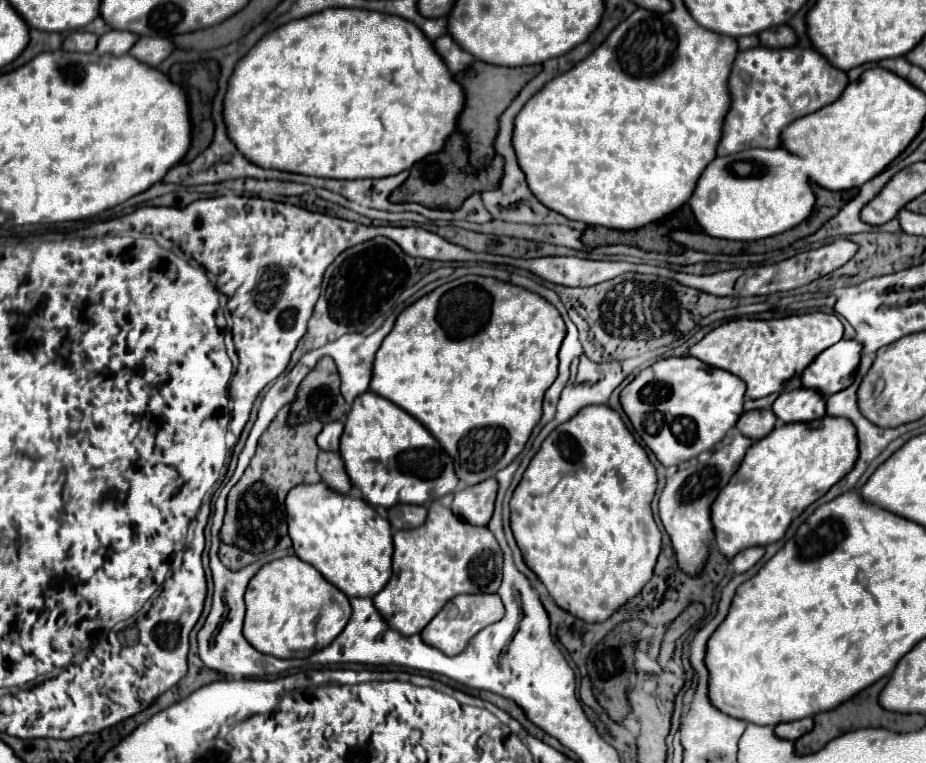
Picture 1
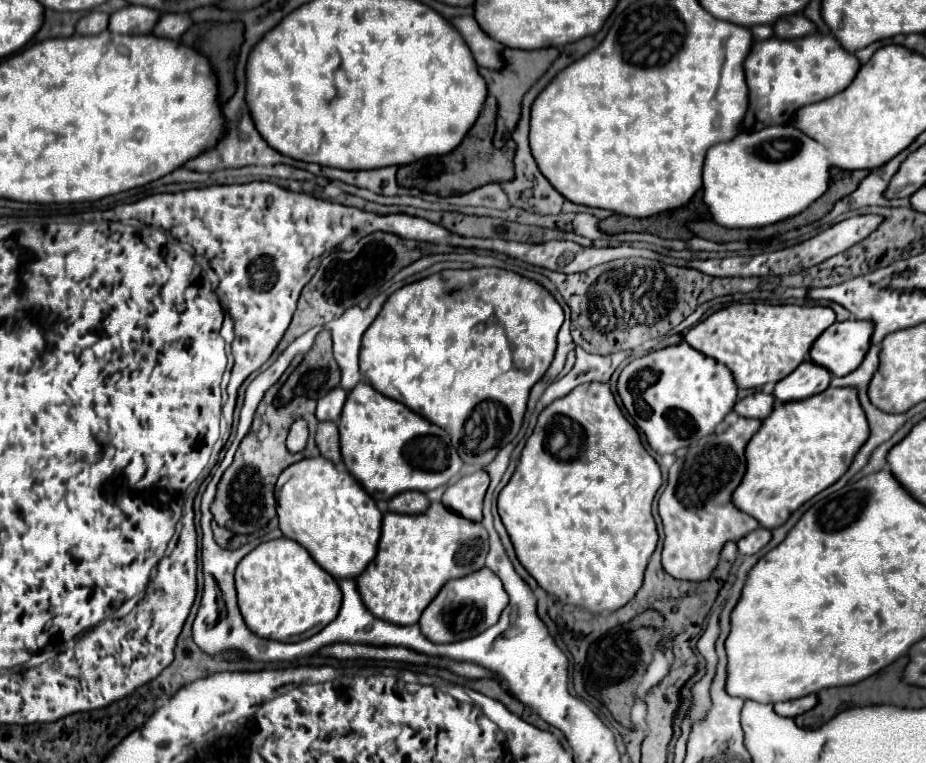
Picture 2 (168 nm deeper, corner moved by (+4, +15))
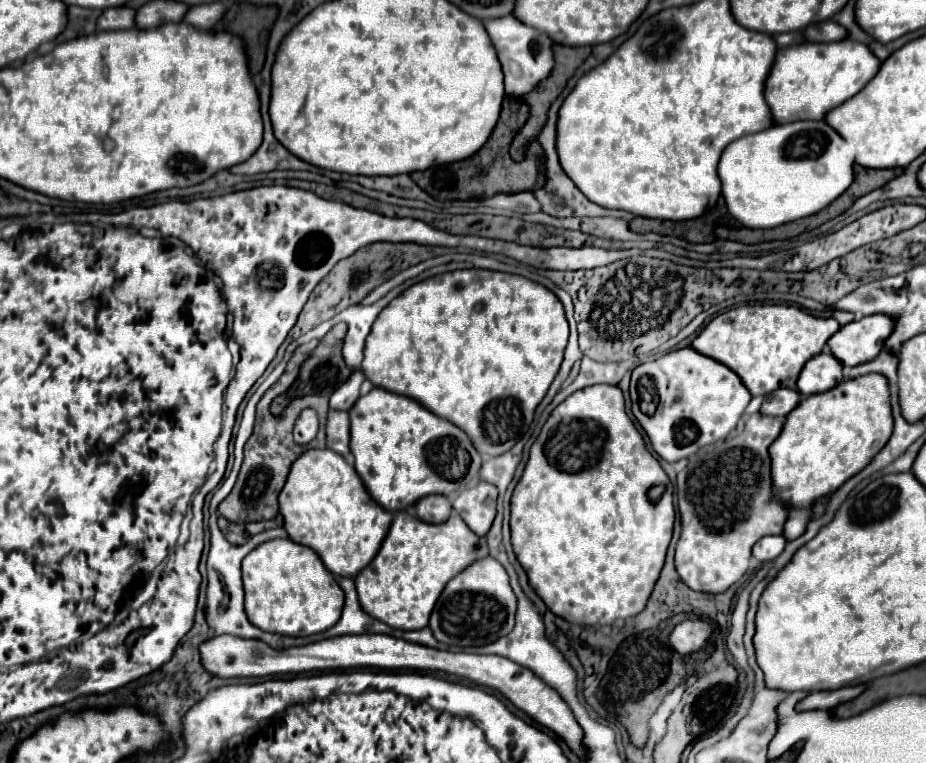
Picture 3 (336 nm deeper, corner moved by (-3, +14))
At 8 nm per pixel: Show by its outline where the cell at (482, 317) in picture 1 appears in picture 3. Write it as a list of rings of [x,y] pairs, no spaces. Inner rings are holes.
[[[488,269],[450,271],[414,283],[388,303],[368,335],[362,373],[376,387],[410,397],[464,429],[476,451],[488,459],[510,451],[528,431],[534,409],[562,365],[568,333],[562,301],[544,285]]]

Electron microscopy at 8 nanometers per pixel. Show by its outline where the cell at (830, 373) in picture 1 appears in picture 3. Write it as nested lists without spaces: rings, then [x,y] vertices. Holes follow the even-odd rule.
[[[886,315],[862,317],[840,327],[838,333],[834,333],[832,341],[828,341],[828,351],[848,367],[868,363],[880,353],[892,329],[894,323]]]

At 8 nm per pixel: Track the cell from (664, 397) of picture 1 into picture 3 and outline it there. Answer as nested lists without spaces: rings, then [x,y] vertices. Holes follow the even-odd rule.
[[[692,347],[670,351],[656,361],[638,365],[632,371],[630,397],[632,413],[646,431],[652,449],[668,463],[676,463],[704,445],[726,439],[752,399],[732,369]]]

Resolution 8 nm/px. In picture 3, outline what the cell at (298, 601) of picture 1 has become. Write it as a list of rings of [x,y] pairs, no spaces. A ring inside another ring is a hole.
[[[272,539],[258,545],[242,561],[244,609],[248,621],[268,633],[288,637],[308,637],[324,633],[340,619],[344,607],[344,591],[336,577],[328,573],[320,557],[290,539]]]

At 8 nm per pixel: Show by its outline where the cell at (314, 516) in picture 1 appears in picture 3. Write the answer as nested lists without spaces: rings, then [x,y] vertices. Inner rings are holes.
[[[310,449],[296,459],[278,501],[284,517],[284,529],[288,531],[290,539],[314,549],[328,571],[338,577],[356,577],[356,573],[360,573],[360,569],[364,569],[364,565],[376,557],[376,549],[380,549],[380,541],[384,541],[388,525],[392,523],[392,513],[384,511],[380,505],[376,505],[376,501],[372,501],[354,467],[350,467],[342,455],[334,453],[332,449]]]

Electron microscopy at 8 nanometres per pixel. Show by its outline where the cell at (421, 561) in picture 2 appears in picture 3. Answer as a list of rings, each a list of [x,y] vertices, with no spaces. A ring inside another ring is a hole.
[[[398,511],[378,555],[354,579],[360,605],[368,615],[394,629],[424,629],[444,585],[472,565],[472,561],[488,555],[486,537],[472,533],[458,513],[452,513],[440,525],[432,525],[408,511]]]

